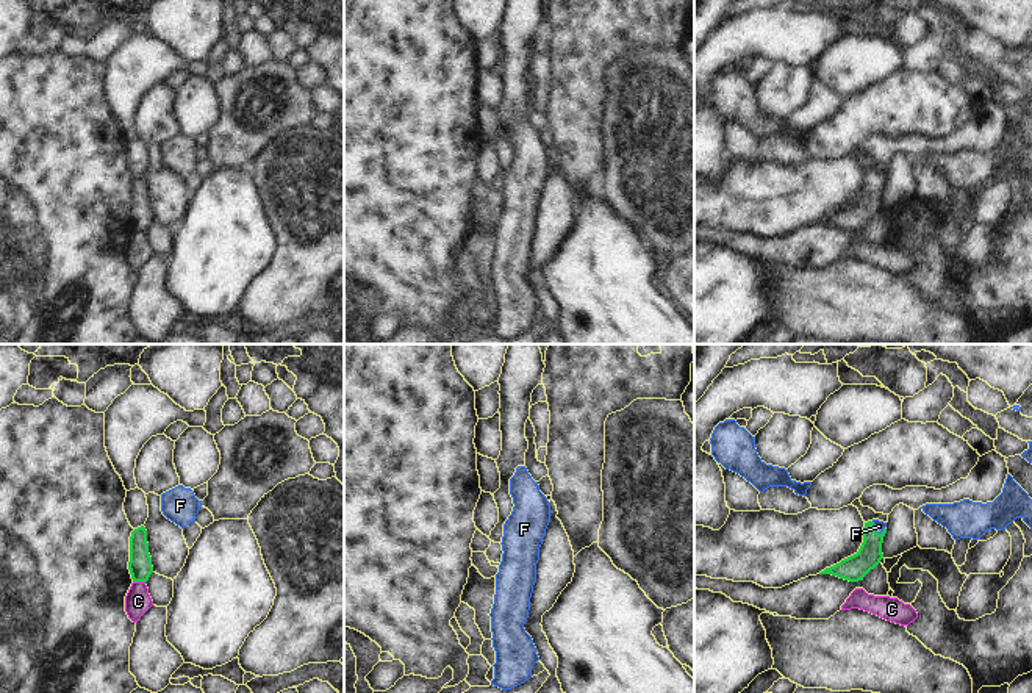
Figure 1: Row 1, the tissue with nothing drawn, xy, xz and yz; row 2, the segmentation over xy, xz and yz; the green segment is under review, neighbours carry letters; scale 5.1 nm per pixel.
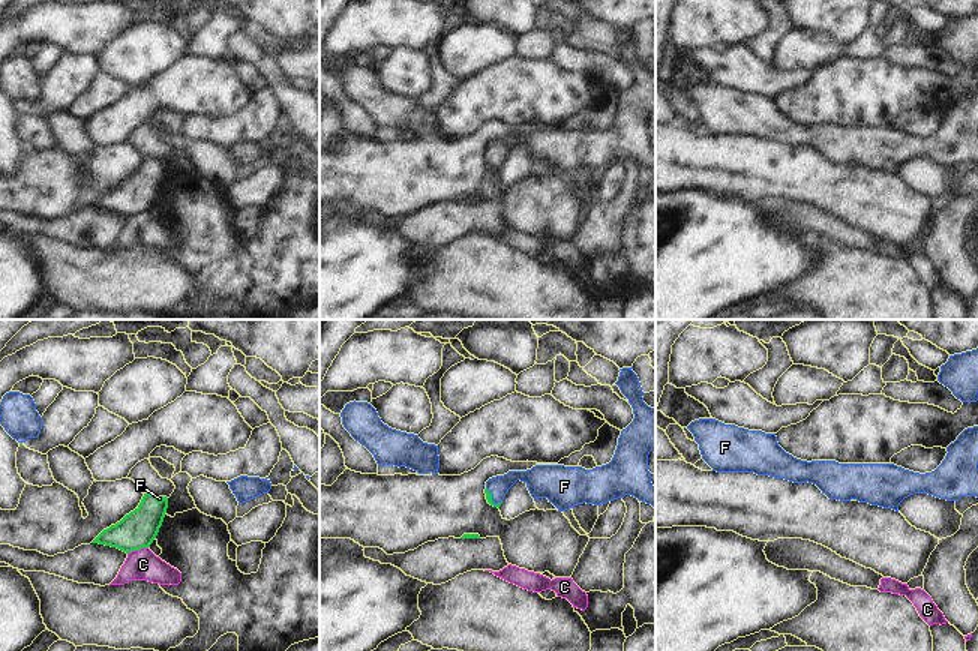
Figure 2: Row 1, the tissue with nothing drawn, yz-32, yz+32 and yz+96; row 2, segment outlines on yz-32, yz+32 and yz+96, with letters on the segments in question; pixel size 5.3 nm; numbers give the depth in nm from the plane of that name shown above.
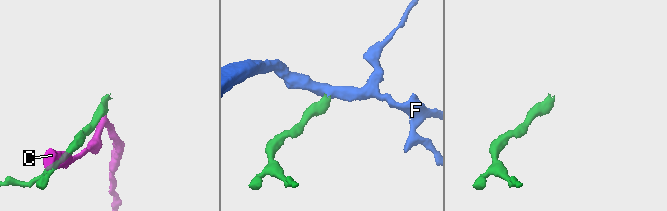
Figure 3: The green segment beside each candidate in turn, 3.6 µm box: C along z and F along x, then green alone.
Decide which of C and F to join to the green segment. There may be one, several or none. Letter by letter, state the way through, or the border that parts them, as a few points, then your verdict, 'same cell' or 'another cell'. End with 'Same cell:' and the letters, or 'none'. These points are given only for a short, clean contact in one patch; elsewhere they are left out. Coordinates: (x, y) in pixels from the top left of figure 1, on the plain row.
C: along xy (133, 230), (144, 232) | another cell
F: across yz (854, 218), (870, 202), (874, 180), (879, 175) | same cell
Same cell: F

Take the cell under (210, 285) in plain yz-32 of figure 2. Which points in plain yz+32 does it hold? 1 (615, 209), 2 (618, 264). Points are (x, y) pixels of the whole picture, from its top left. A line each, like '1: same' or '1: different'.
1: different
2: same

